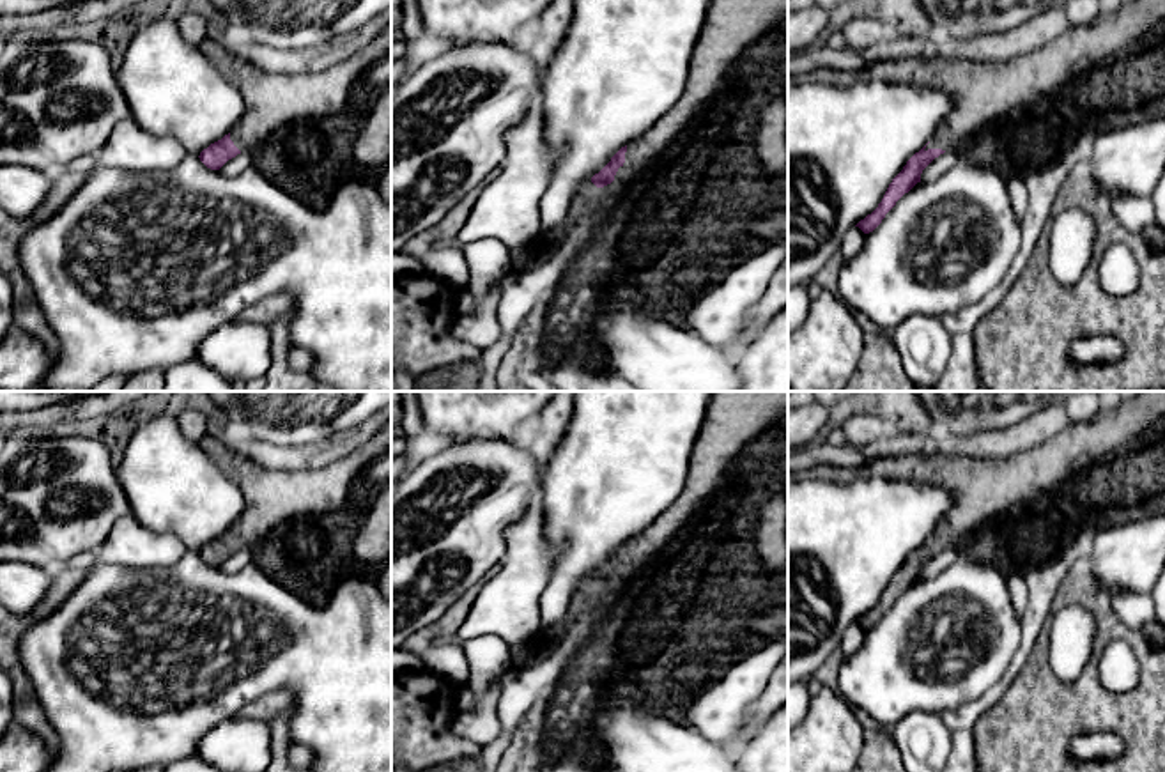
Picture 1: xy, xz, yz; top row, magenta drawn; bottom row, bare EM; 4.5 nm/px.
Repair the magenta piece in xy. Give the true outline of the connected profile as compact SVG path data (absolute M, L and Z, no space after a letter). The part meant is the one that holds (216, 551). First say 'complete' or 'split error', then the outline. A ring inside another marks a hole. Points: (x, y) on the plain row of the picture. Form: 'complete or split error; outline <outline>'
split error; outline M391 418L366 444L315 469L266 469L228 450L216 430L198 444L244 496L237 522L198 552L207 565L220 567L237 551L253 549L280 522L349 508L352 485L375 459L391 450Z

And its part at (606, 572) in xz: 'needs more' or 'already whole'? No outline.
needs more

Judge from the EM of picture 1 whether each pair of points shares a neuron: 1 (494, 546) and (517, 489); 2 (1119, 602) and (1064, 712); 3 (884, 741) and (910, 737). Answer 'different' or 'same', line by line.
1: same
2: different
3: different

